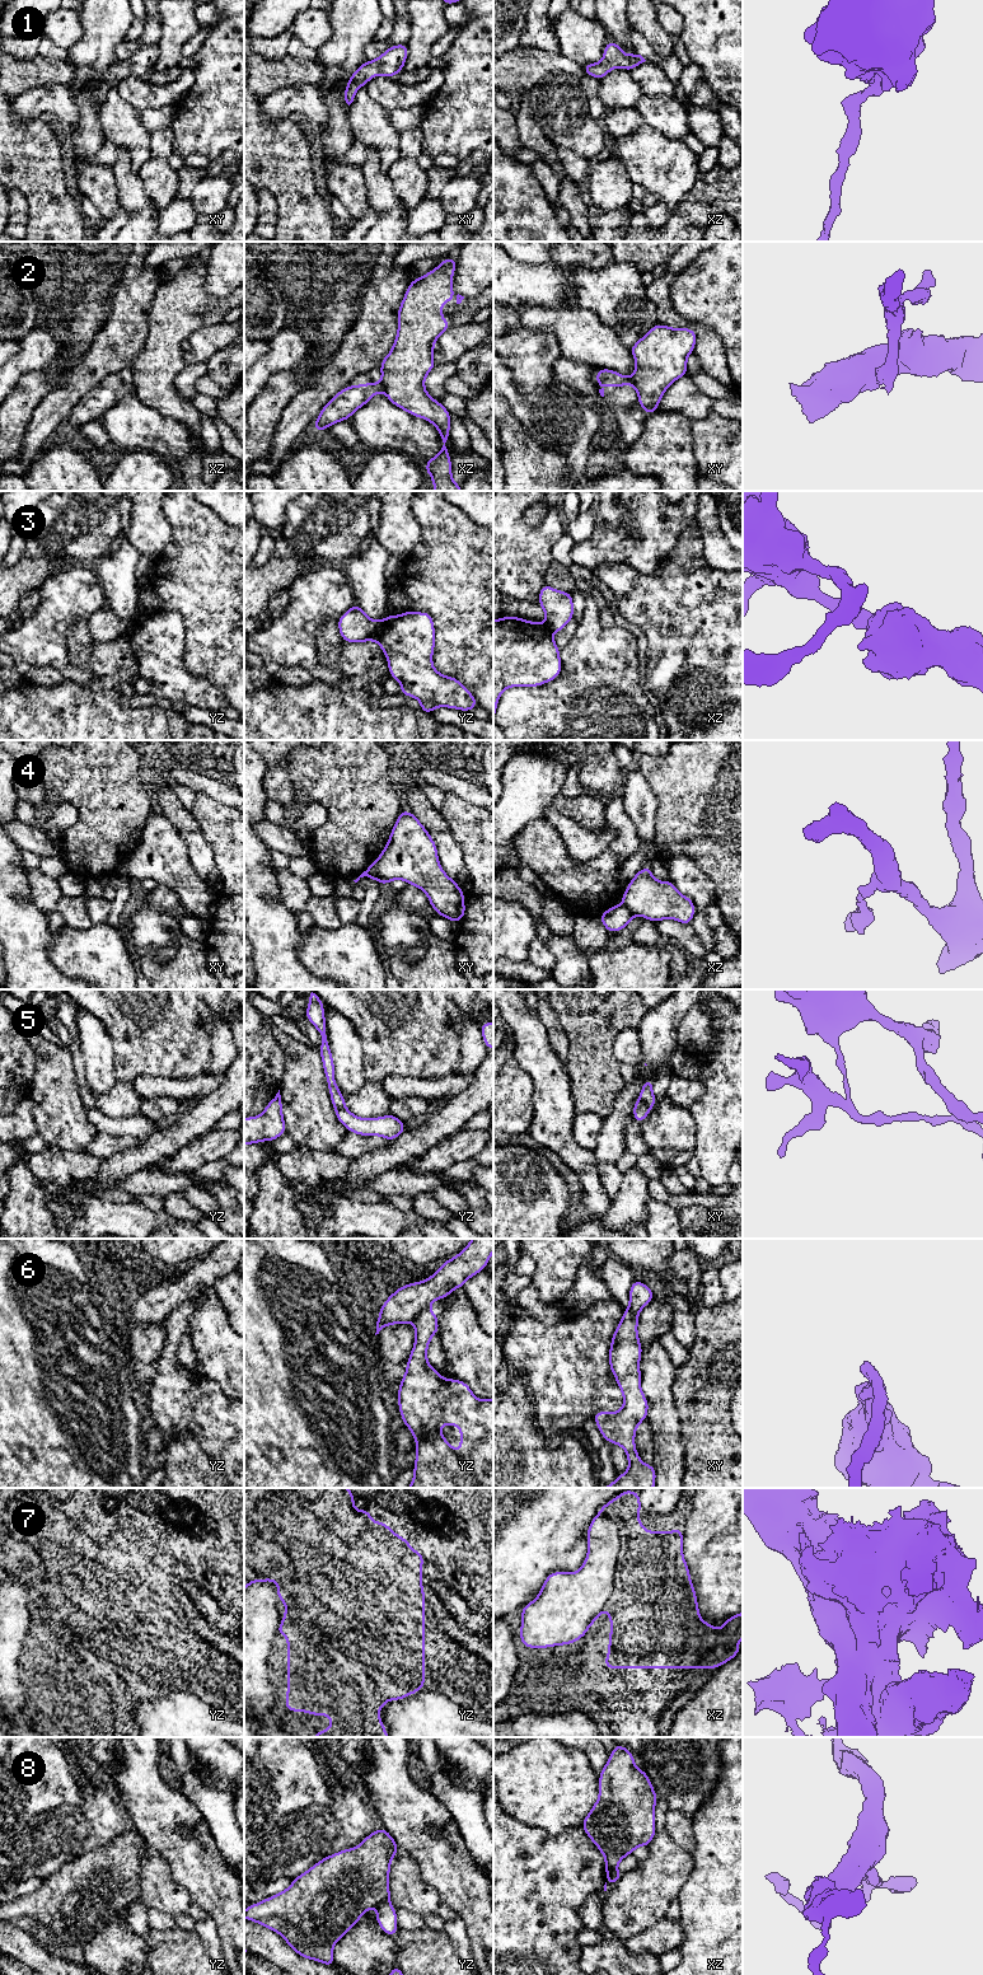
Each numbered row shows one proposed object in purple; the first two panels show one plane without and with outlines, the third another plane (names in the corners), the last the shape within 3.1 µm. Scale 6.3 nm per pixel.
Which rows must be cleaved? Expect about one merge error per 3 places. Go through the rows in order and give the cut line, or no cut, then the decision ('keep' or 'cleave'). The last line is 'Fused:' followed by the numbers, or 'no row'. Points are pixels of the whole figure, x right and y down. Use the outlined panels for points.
1: cut none; keep
2: cut xz (380, 383), (384, 391); cleave
3: cut yz (383, 621), (380, 633), (375, 640); cleave
4: cut xy (374, 862), (380, 881); cleave
5: cut xy (640, 1096), (649, 1109); cleave
6: cut yz (427, 1305), (412, 1321); cleave
7: cut xz (611, 1617), (628, 1628), (651, 1628), (668, 1644), (735, 1643); cleave
8: cut yz (388, 1900), (377, 1906); cleave
Fused: 2, 3, 4, 5, 6, 7, 8

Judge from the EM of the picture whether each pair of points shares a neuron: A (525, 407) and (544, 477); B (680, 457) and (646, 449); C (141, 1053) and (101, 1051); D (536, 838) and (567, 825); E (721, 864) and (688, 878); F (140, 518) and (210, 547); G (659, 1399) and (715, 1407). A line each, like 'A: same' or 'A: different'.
A: different
B: same
C: different
D: different
E: different
F: different
G: different

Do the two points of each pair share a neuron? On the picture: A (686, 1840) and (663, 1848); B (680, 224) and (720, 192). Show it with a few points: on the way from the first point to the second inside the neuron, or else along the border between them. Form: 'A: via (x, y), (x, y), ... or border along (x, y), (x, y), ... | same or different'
A: border along (664, 1829), (679, 1847), (691, 1853) | different
B: via (693, 211), (693, 199), (707, 197) | same

